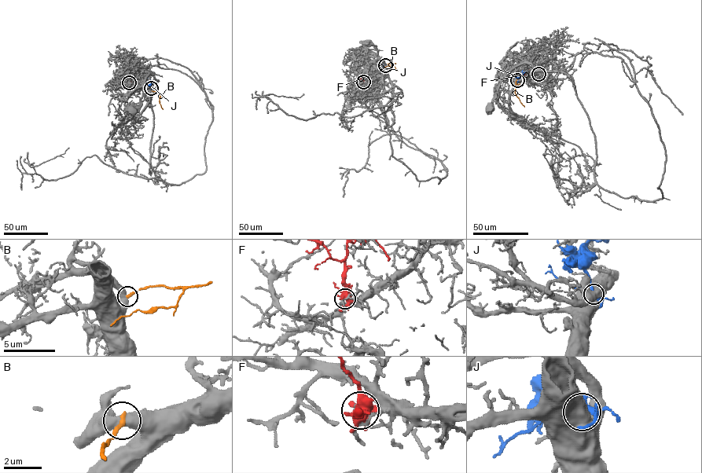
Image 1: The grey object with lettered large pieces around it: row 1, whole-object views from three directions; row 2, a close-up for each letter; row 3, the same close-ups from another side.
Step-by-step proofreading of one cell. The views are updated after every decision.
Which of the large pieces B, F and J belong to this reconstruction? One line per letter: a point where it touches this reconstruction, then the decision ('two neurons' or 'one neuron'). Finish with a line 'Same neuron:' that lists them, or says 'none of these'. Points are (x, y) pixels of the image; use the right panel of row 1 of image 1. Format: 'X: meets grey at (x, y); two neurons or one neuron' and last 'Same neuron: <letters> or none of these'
B: meets grey at (516, 80); two neurons
F: meets grey at (538, 74); two neurons
J: meets grey at (517, 80); two neurons
Same neuron: none of these

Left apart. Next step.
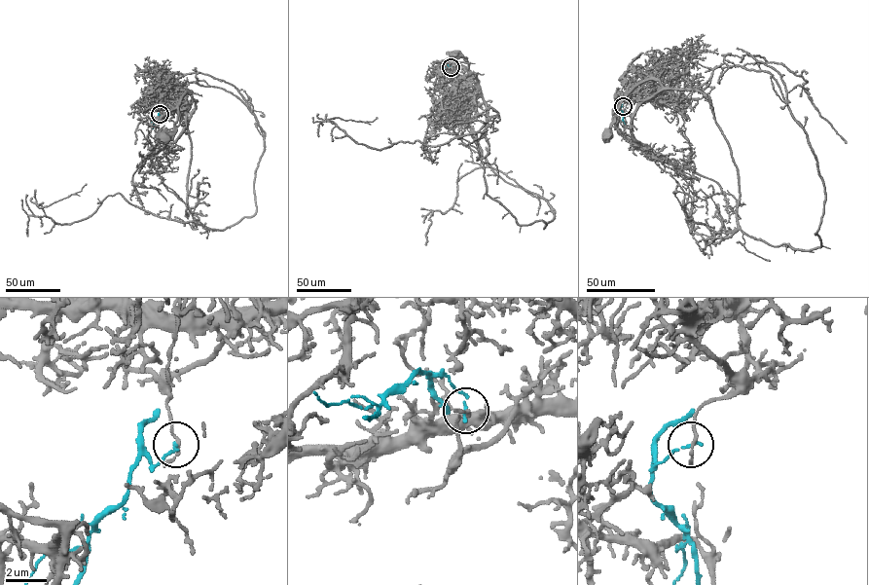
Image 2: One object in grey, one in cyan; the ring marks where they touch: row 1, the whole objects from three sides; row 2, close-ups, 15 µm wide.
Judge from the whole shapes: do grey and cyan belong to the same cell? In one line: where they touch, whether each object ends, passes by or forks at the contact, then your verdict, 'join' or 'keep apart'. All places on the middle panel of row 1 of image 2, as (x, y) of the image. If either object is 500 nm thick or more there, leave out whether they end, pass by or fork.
(451, 67) | grey ends | cyan ends | keep apart

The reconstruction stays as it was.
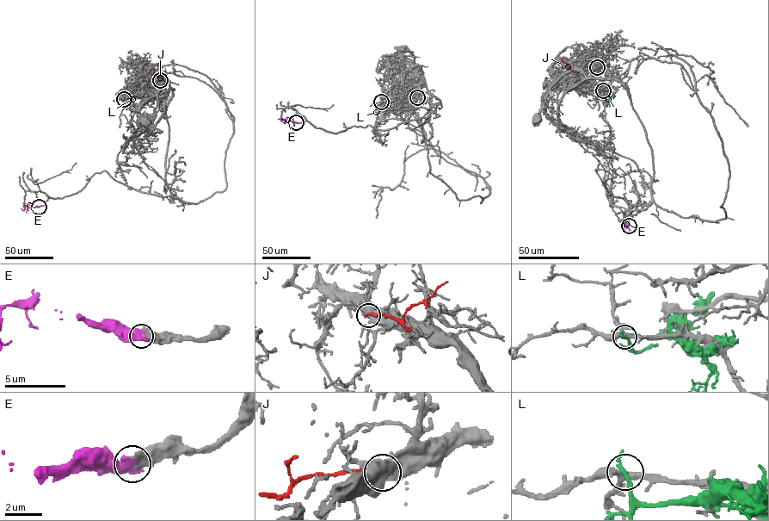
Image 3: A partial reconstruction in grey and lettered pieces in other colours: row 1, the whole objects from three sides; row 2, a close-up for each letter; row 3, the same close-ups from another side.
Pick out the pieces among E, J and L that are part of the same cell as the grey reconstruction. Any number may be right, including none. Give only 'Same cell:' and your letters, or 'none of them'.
Same cell: E

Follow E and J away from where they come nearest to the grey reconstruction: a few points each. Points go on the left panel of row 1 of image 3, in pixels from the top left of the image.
E: (39, 207), (28, 205), (23, 210), (21, 208)
J: (160, 80), (167, 83), (152, 73)

